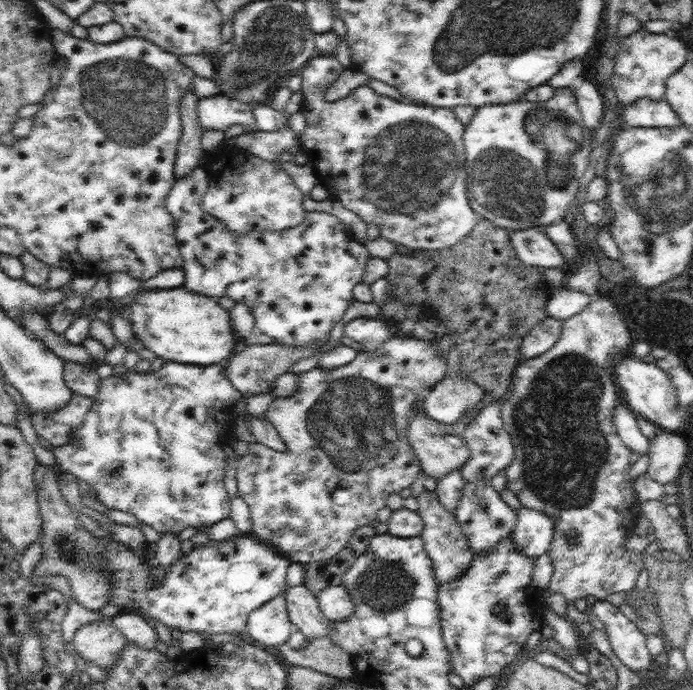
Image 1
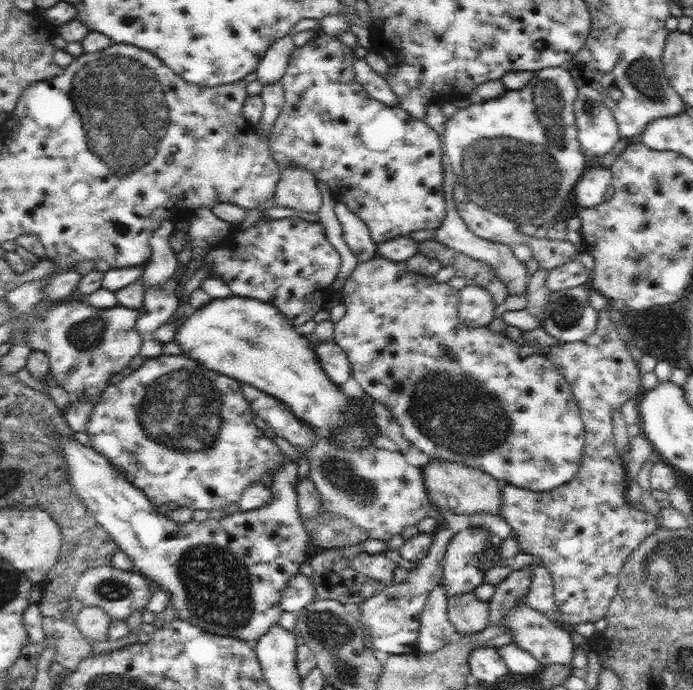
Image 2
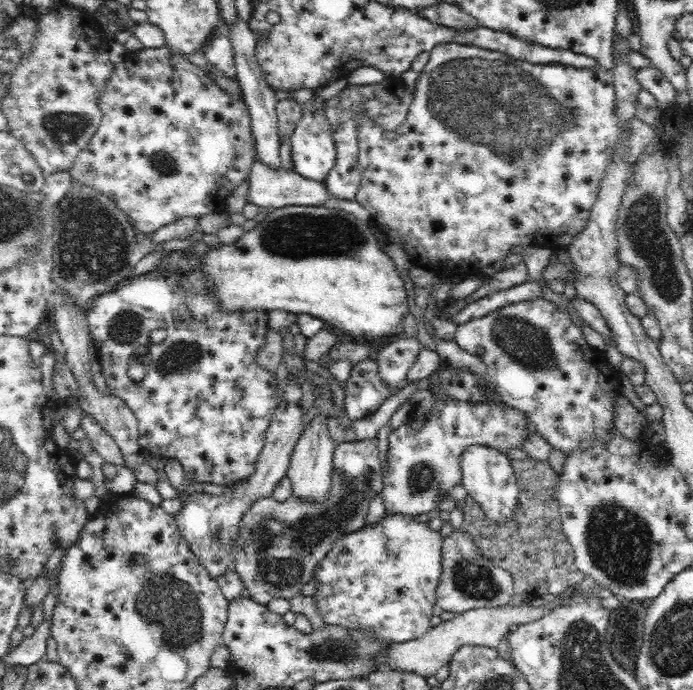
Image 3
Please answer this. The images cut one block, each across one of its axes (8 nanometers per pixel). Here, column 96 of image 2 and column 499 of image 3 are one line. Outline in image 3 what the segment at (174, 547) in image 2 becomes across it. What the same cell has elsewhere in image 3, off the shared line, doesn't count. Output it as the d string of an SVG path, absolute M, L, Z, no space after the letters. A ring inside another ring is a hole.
M470 444L464 448L460 456L460 468L462 468L462 486L482 506L482 510L490 520L494 522L508 520L514 514L520 488L516 484L516 472L512 460L504 452L486 444Z

